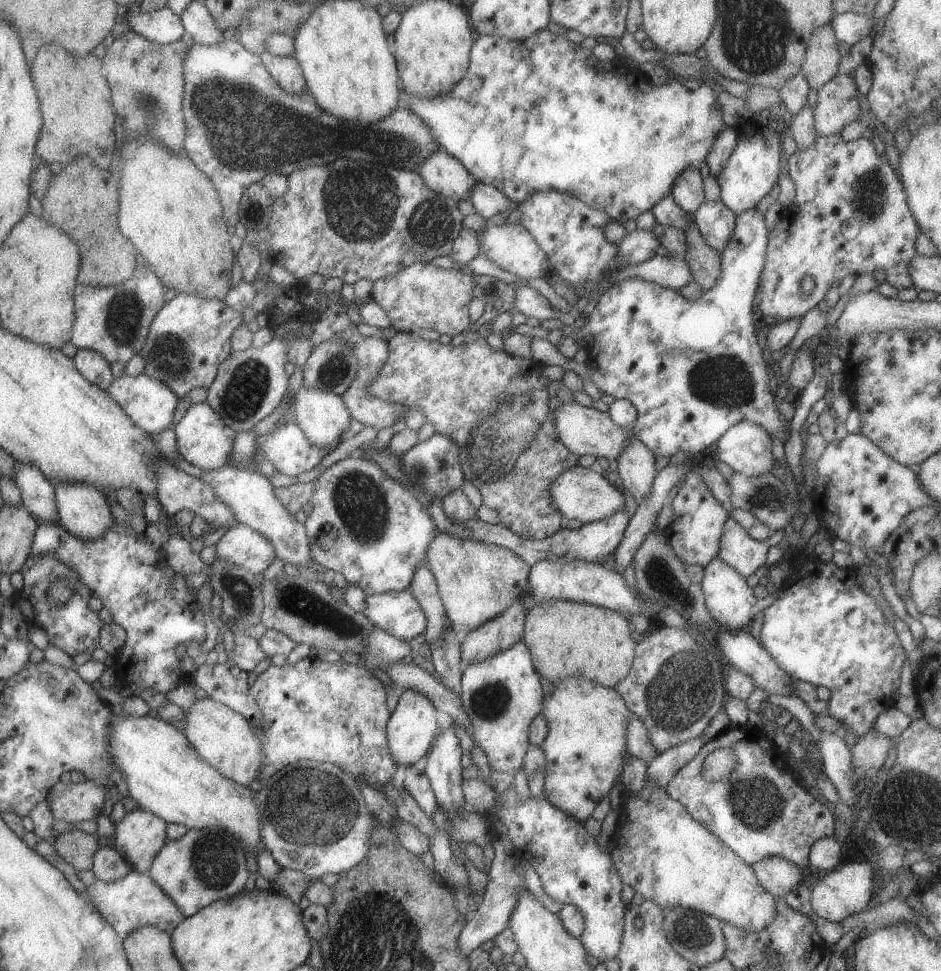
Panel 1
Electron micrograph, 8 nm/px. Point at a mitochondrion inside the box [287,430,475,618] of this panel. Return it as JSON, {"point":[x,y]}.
{"point":[361,503]}

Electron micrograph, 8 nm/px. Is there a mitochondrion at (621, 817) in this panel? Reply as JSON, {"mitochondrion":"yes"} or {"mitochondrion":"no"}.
{"mitochondrion":"no"}

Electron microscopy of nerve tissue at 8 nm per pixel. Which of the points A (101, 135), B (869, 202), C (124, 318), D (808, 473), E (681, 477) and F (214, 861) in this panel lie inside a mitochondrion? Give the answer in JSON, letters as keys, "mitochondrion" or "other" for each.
{"A":"other","B":"mitochondrion","C":"mitochondrion","D":"other","E":"other","F":"mitochondrion"}

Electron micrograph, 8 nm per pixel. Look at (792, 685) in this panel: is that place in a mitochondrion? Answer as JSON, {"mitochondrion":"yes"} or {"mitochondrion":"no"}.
{"mitochondrion":"no"}

